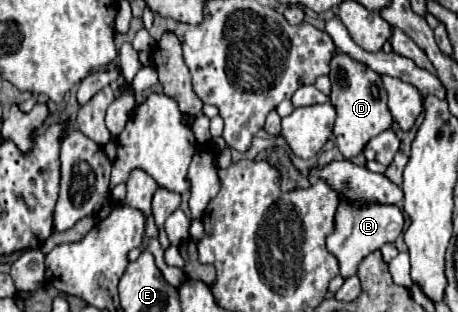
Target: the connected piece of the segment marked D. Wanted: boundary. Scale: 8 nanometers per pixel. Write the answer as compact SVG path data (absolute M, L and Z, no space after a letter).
M337 54L335 60L331 60L331 102L337 108L337 120L333 126L335 142L345 160L357 156L363 152L367 142L381 134L383 130L389 130L393 124L391 112L387 108L387 90L383 88L381 76L371 72L369 68L363 68L363 64L351 60L347 54Z

